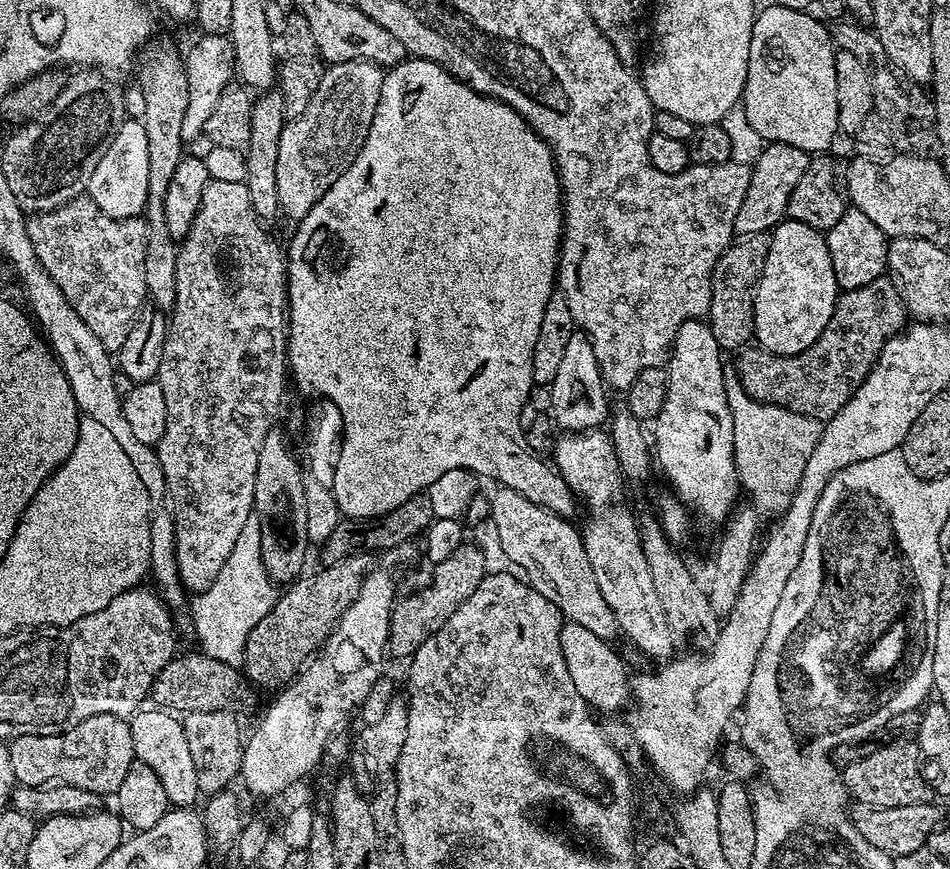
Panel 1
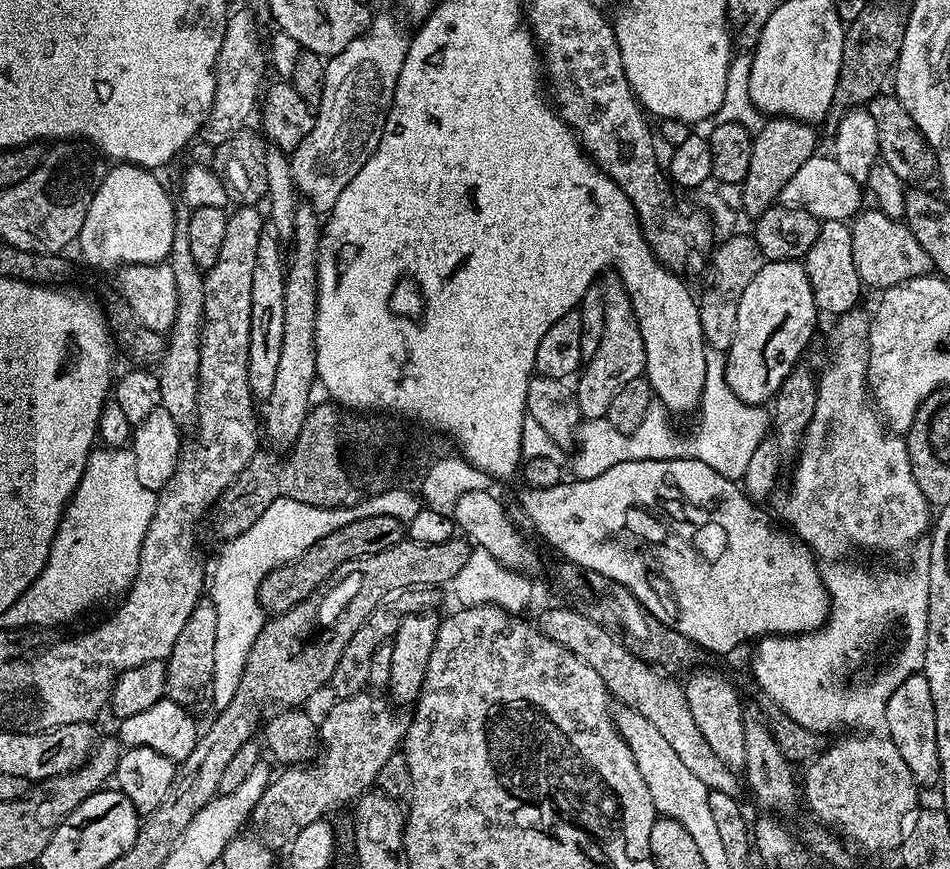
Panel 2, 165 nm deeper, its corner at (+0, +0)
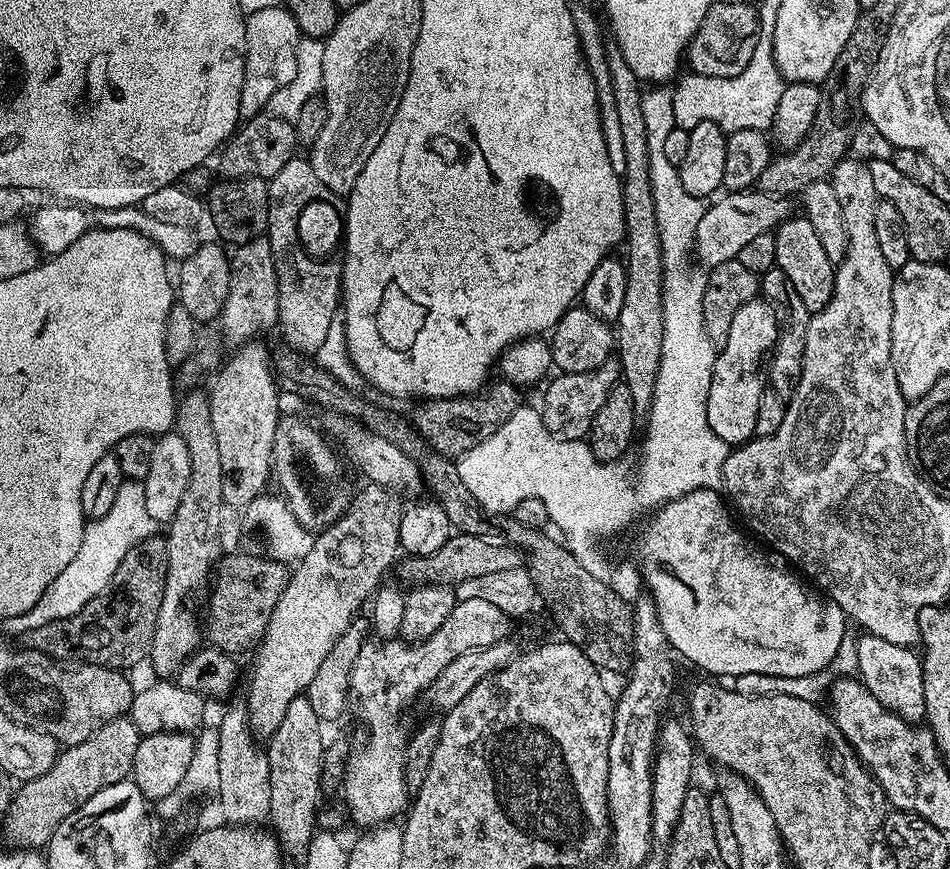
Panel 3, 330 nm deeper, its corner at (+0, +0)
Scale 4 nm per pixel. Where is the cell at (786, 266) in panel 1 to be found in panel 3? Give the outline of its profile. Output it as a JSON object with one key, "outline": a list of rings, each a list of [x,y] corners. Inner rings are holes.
{"outline":[[[763,298],[746,302],[738,314],[734,314],[730,322],[730,335],[726,338],[726,346],[718,349],[712,361],[712,377],[710,378],[710,394],[706,401],[706,418],[710,422],[710,430],[722,438],[729,446],[748,443],[754,436],[754,418],[758,418],[758,402],[766,391],[766,361],[772,355],[772,348],[778,338],[778,322],[774,318],[774,310]]]}

